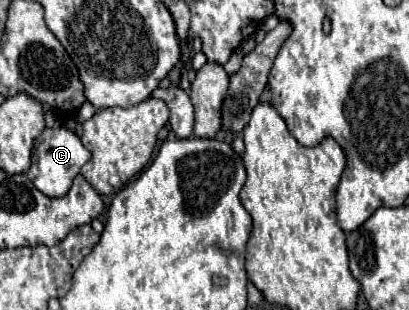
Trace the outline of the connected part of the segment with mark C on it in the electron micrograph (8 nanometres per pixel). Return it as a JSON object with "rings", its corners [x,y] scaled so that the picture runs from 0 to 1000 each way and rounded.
{"rings":[[[144,406],[144,413],[110,413],[100,426],[100,439],[86,458],[86,484],[81,484],[90,529],[76,529],[66,568],[76,574],[76,587],[86,594],[86,606],[105,626],[115,626],[120,639],[144,639],[154,626],[164,626],[164,613],[174,606],[178,574],[193,561],[198,535],[222,510],[222,497],[208,484],[208,471],[198,465],[193,439],[169,419],[164,406]]]}

